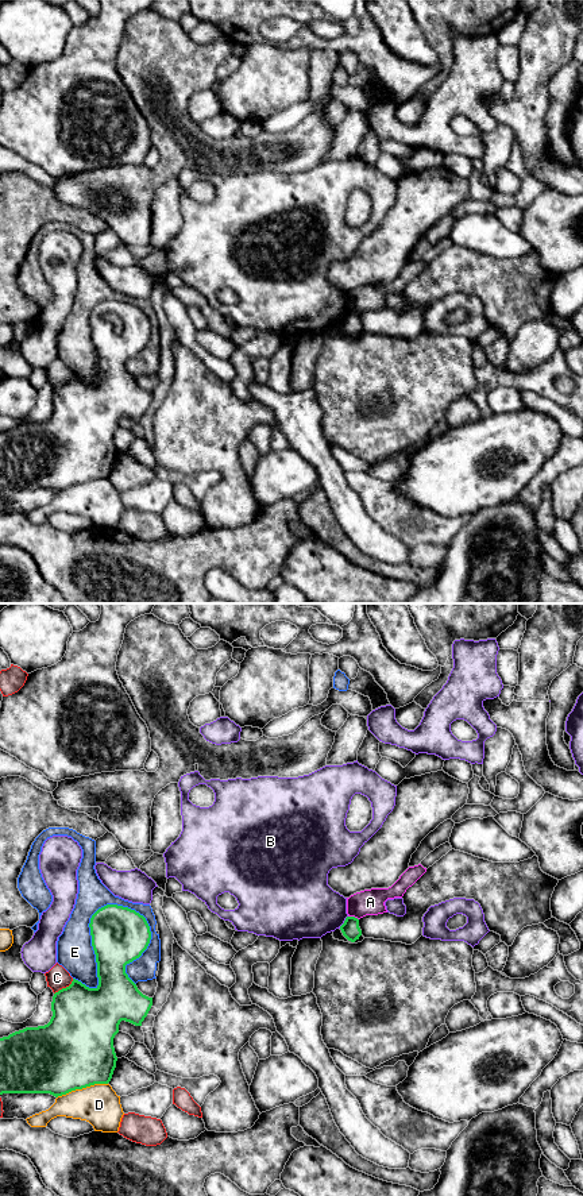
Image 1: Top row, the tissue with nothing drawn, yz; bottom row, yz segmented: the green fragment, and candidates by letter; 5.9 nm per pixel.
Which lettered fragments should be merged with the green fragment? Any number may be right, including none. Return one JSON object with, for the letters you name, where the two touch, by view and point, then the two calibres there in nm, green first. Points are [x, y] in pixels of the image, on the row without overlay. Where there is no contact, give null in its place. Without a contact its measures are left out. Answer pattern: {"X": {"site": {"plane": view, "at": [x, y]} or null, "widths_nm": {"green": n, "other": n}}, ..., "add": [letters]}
{"add": []}

